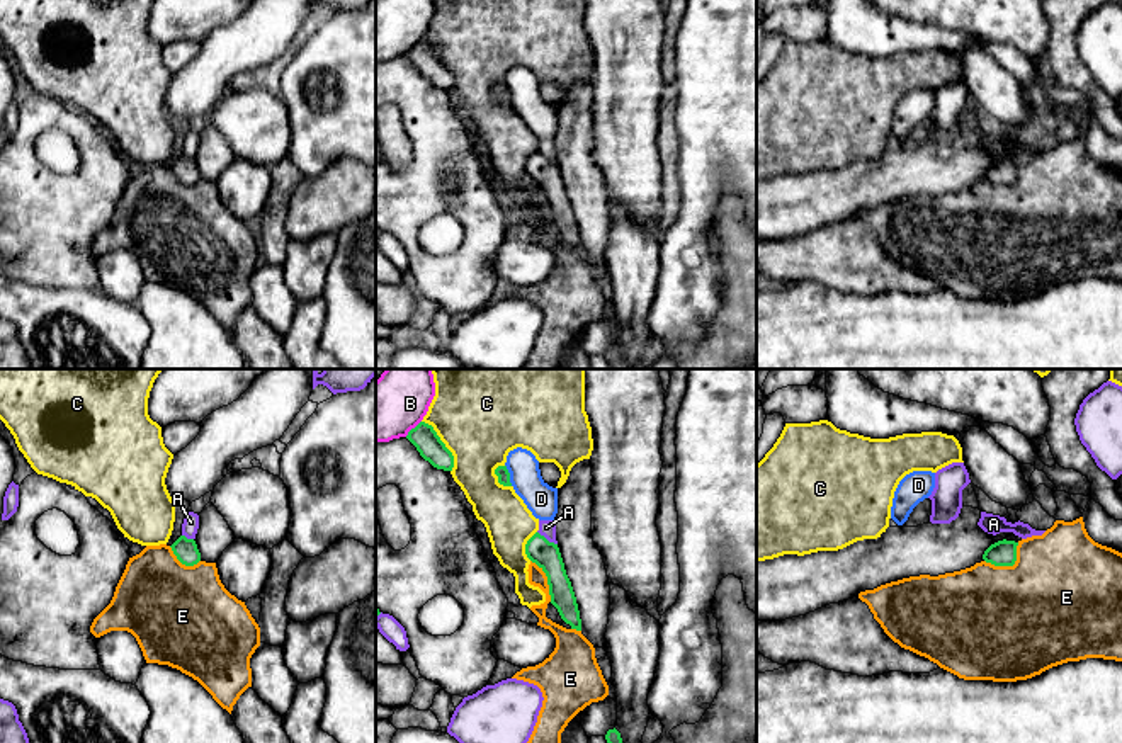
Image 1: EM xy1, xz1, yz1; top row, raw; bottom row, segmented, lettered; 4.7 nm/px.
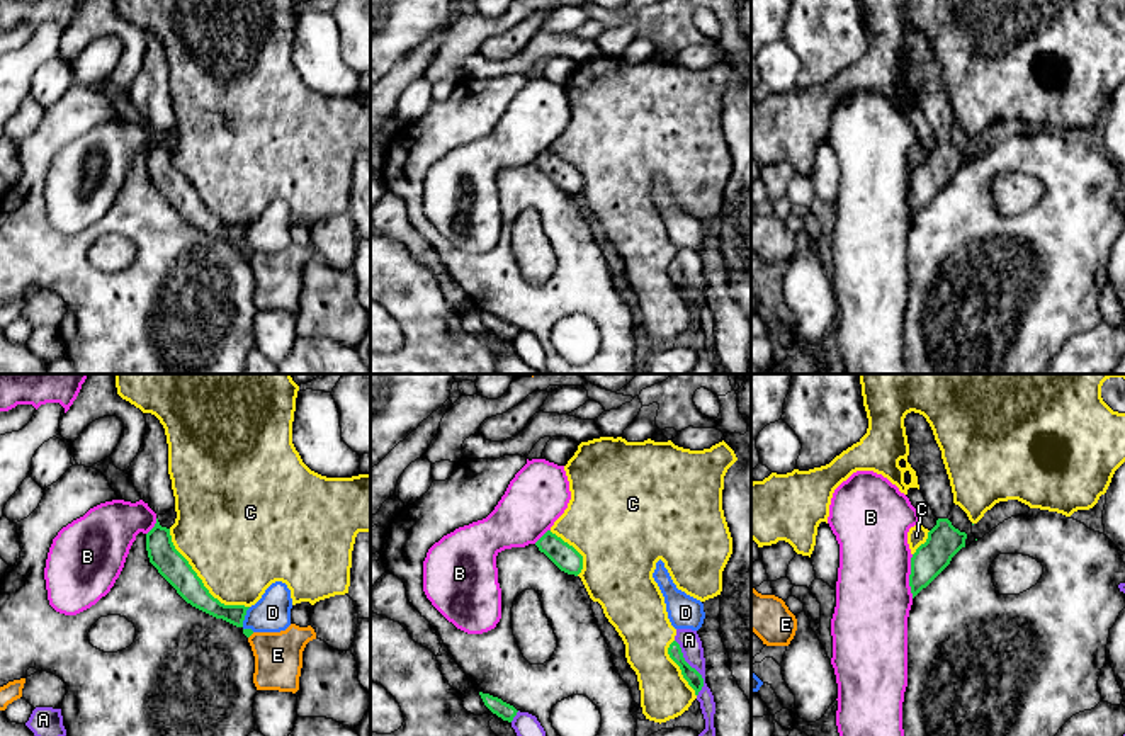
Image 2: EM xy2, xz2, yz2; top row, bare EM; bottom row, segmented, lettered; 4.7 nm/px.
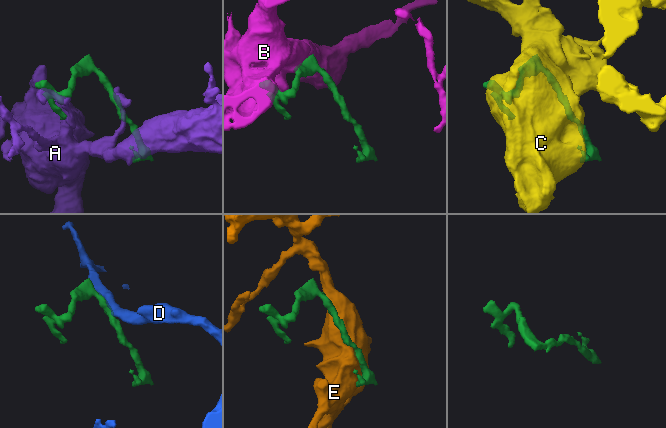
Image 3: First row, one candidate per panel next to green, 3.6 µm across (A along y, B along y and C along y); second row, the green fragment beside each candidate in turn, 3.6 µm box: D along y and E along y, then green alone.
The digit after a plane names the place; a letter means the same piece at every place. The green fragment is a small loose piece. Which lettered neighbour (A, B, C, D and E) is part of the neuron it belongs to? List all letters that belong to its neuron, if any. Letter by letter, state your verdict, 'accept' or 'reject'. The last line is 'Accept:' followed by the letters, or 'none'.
A: reject
B: reject
C: reject
D: reject
E: reject
Accept: none

